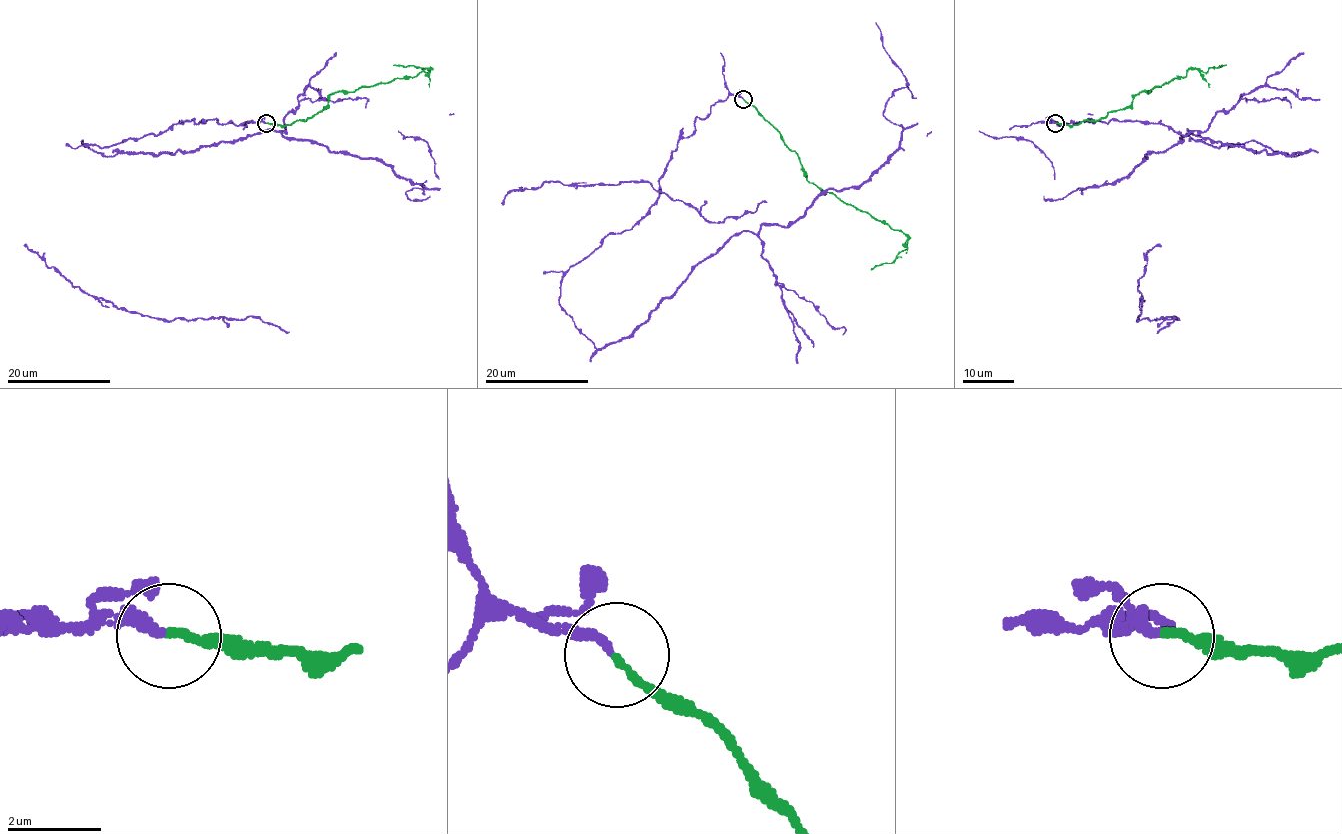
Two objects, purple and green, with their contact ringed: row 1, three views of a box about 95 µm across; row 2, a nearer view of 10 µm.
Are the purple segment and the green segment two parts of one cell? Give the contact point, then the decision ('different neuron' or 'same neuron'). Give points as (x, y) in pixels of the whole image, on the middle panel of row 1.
at (743, 99); different neuron

